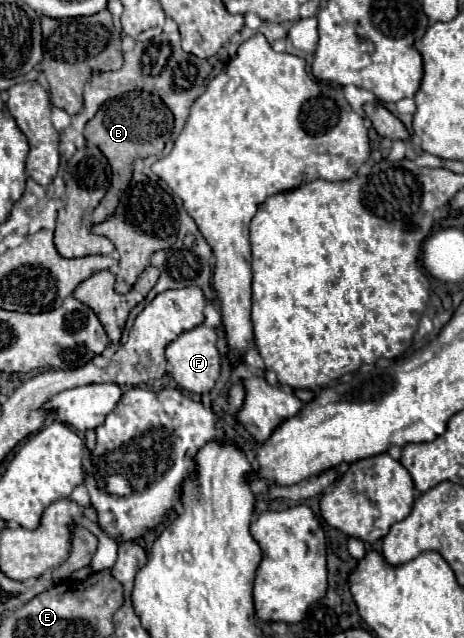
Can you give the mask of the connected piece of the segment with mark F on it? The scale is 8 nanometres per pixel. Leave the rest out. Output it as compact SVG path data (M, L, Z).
M200 324L188 332L182 332L168 348L166 348L166 358L172 364L172 378L188 392L210 392L220 376L222 368L222 356L218 350L218 334L214 328Z

